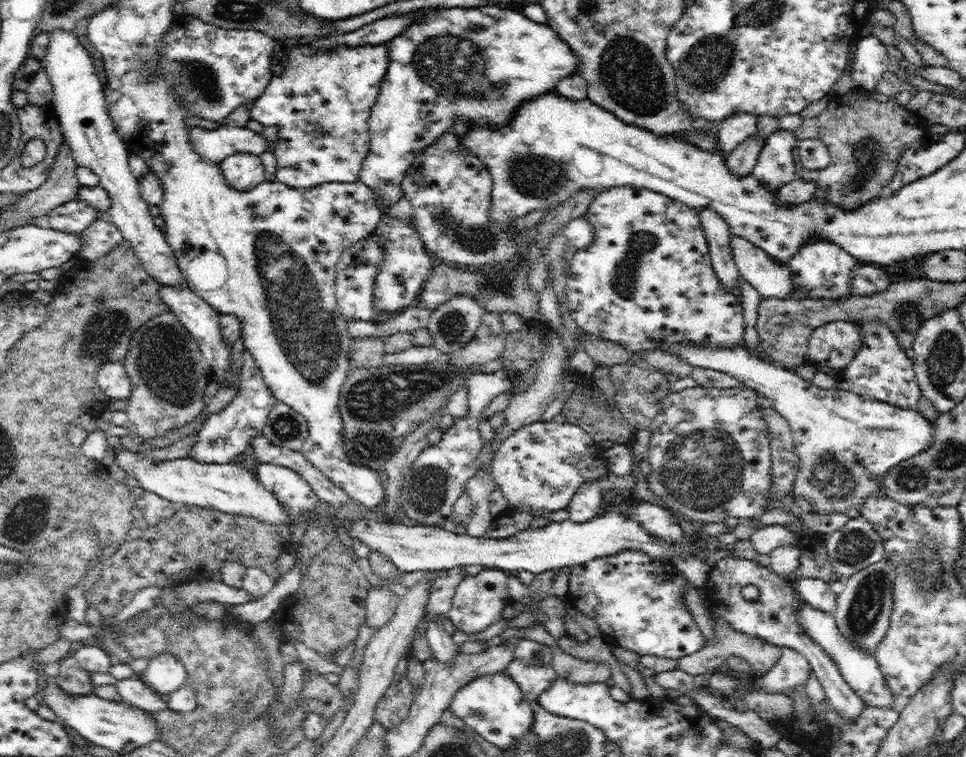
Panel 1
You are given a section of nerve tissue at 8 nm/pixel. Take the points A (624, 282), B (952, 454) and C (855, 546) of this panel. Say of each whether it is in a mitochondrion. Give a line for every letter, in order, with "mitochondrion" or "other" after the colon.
A: mitochondrion
B: mitochondrion
C: mitochondrion

